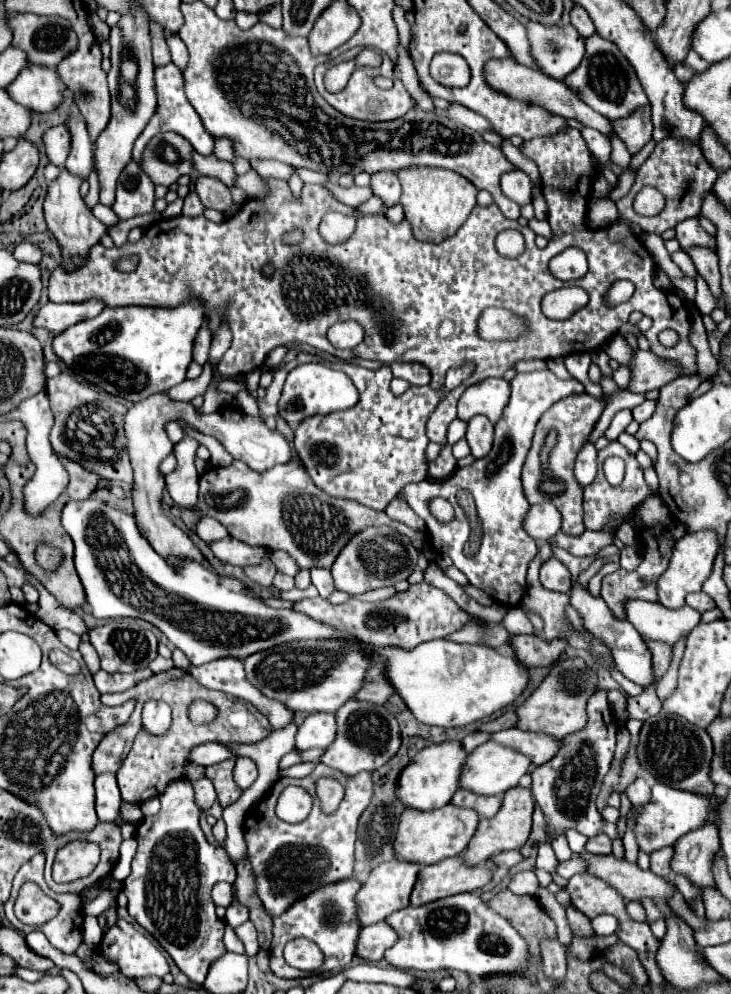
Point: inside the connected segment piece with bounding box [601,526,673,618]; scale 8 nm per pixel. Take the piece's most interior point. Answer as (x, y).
(621, 585)

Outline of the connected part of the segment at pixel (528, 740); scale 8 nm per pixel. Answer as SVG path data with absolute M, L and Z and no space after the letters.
M509 728L495 732L493 740L531 756L535 766L545 764L555 756L555 752L559 752L559 740L545 732L523 732L519 728Z

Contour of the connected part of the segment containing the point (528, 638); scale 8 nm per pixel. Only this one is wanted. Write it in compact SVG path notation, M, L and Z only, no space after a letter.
M517 634L509 640L515 656L527 666L551 666L553 660L559 658L559 654L565 650L565 640L547 640L537 634Z

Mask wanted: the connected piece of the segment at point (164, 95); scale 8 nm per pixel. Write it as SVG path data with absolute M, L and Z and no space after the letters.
M167 64L167 66L161 66L155 70L155 96L157 96L157 108L155 108L155 114L151 116L149 124L145 126L145 130L141 132L141 136L137 138L135 142L135 148L133 148L133 160L141 160L141 152L143 148L147 146L147 142L157 134L157 132L167 132L167 130L173 130L177 132L179 136L183 136L185 140L191 142L191 146L195 148L195 152L203 154L203 156L211 156L213 154L213 146L215 146L215 138L205 130L199 114L195 112L195 108L189 104L189 100L185 98L185 92L183 92L183 82L181 82L181 72L175 64Z

